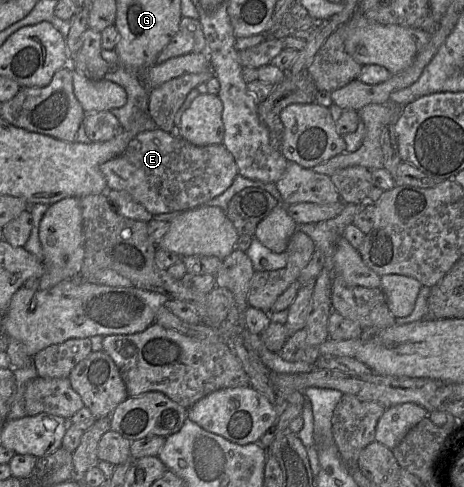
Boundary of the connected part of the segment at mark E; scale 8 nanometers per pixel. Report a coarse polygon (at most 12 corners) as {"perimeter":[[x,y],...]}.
{"perimeter":[[143,131],[100,166],[152,215],[221,195],[239,174],[221,143]]}

